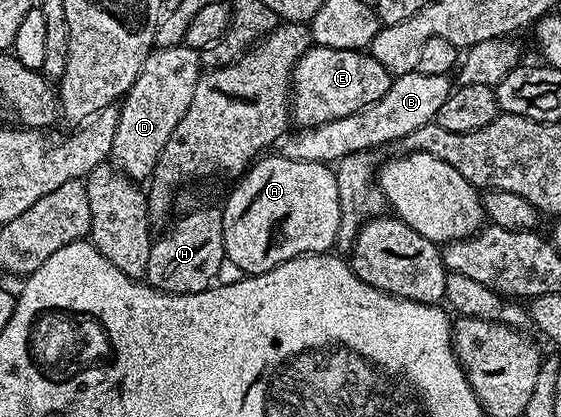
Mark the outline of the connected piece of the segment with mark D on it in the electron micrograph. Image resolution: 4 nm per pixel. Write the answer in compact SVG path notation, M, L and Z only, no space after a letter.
M159 46L150 51L132 88L118 106L112 158L129 178L146 180L153 175L160 152L164 152L164 144L168 144L172 136L172 128L180 124L180 116L184 116L188 104L192 104L199 73L200 54L191 46Z

